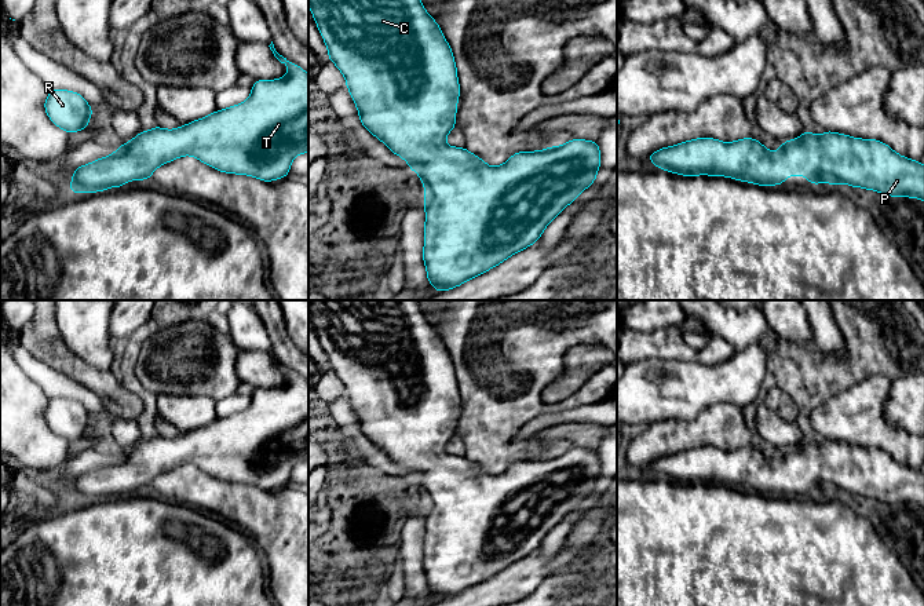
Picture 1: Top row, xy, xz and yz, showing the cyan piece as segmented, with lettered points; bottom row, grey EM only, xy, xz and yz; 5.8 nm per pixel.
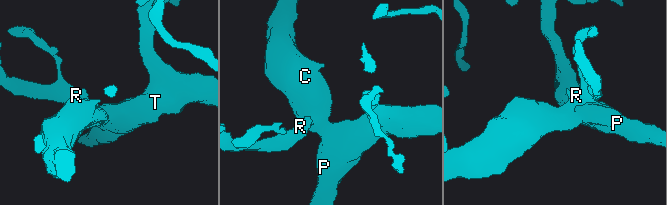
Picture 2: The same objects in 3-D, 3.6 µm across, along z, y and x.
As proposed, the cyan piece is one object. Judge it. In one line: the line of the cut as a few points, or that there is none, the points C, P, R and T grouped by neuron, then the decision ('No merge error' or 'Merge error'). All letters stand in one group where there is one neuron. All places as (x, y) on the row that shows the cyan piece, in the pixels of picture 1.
No split. Groups: C P R T. No merge error

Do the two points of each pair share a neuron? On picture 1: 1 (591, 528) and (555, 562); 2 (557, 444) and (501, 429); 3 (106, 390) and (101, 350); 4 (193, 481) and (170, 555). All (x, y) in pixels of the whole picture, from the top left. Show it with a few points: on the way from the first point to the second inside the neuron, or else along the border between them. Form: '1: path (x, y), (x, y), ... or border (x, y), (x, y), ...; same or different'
1: path (583, 536), (563, 555); same
2: border (533, 435), (544, 441), (552, 453); different
3: border (76, 354), (88, 364), (109, 371); different
4: border (176, 503), (186, 506); different

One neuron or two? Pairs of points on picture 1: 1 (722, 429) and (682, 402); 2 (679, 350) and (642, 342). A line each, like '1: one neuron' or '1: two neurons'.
1: two neurons
2: one neuron

